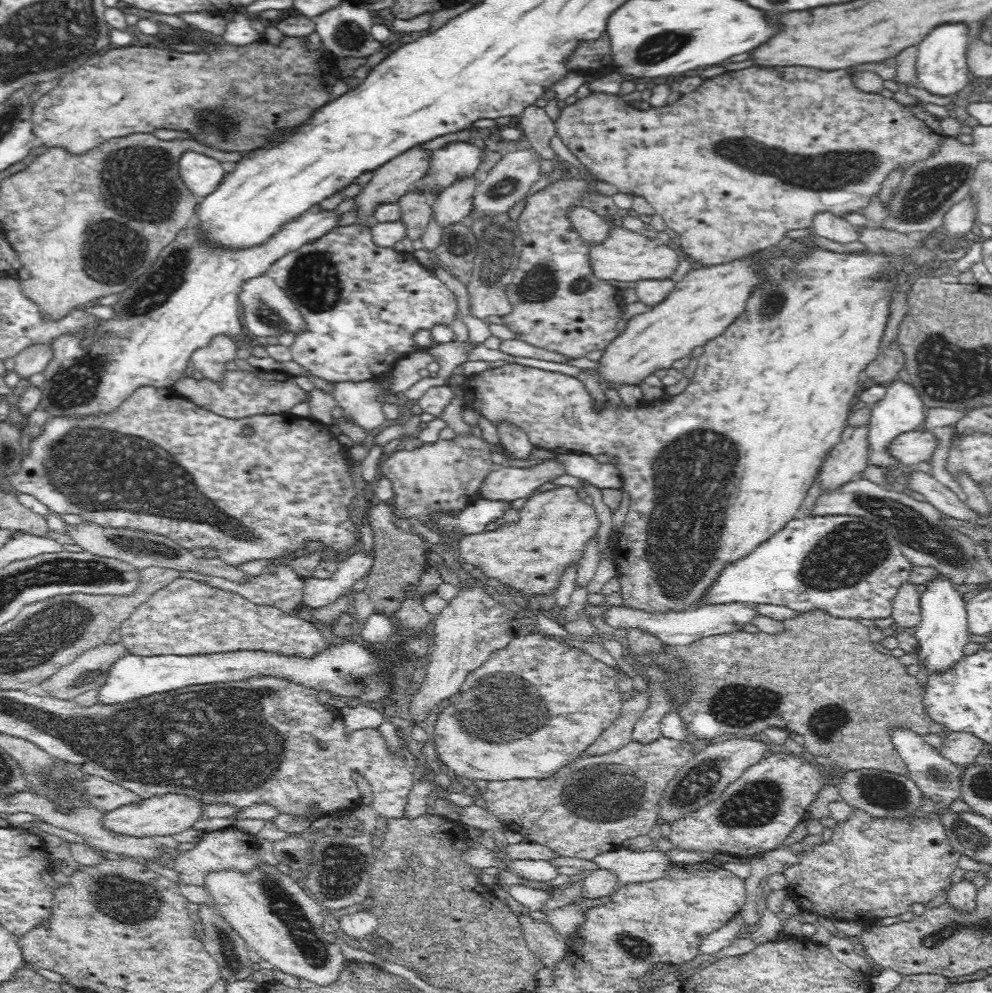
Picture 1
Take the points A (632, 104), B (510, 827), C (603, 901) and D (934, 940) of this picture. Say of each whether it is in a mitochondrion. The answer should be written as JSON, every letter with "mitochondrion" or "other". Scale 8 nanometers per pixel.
{"A":"other","B":"other","C":"other","D":"mitochondrion"}

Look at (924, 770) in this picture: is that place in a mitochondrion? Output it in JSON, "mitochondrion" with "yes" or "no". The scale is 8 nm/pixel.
{"mitochondrion":"no"}

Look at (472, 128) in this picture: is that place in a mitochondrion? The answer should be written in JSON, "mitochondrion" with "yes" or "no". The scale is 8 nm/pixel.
{"mitochondrion":"no"}

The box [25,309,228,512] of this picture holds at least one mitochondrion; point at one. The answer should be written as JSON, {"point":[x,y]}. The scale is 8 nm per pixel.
{"point":[77,386]}

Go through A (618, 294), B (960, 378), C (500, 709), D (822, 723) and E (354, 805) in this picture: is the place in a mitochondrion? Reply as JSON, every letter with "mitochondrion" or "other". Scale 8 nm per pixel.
{"A":"other","B":"mitochondrion","C":"mitochondrion","D":"mitochondrion","E":"other"}

